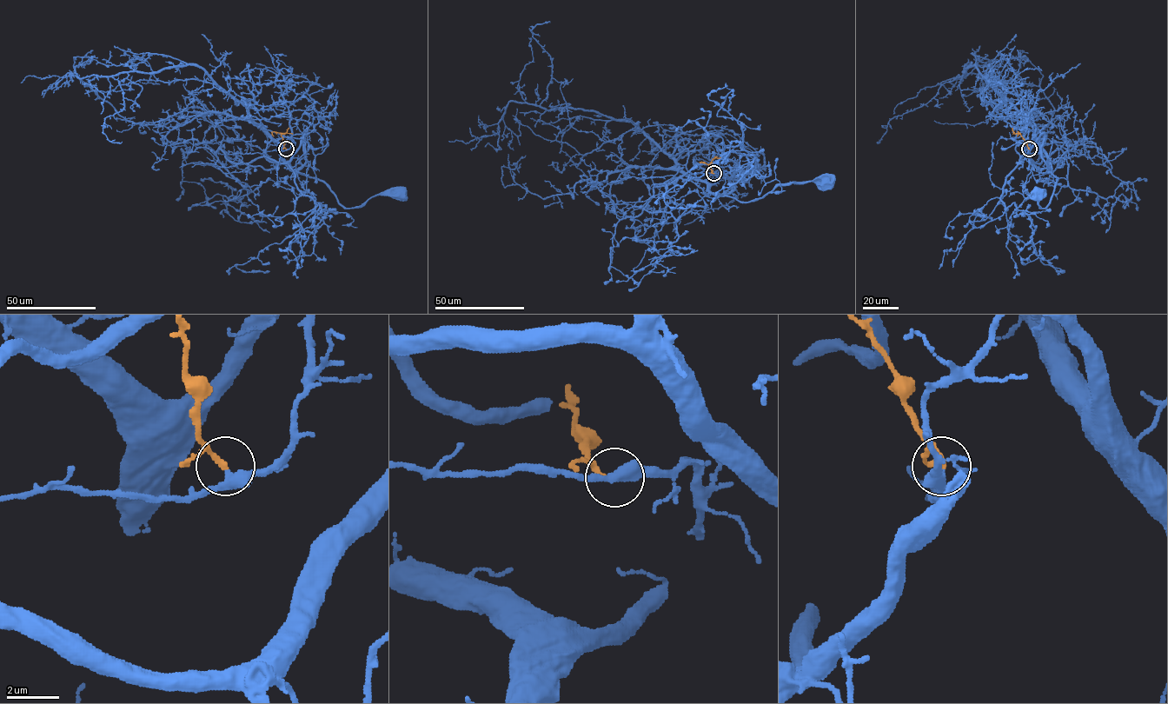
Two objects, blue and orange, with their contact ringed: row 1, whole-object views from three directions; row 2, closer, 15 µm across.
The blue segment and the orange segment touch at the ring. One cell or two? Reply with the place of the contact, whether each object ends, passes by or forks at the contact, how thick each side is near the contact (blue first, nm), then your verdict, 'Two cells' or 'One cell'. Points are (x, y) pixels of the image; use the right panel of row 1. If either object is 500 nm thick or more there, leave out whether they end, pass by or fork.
Place: (1029, 149). At the ring blue passes by. At the ring orange ends. Thickness 360 nm (blue) against 200 nm. One cell

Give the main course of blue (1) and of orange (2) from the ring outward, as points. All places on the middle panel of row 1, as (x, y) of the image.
1: (713, 173), (720, 173), (720, 178), (711, 192), (746, 202), (779, 185), (828, 182)
2: (713, 173), (707, 164), (700, 162), (701, 161)

